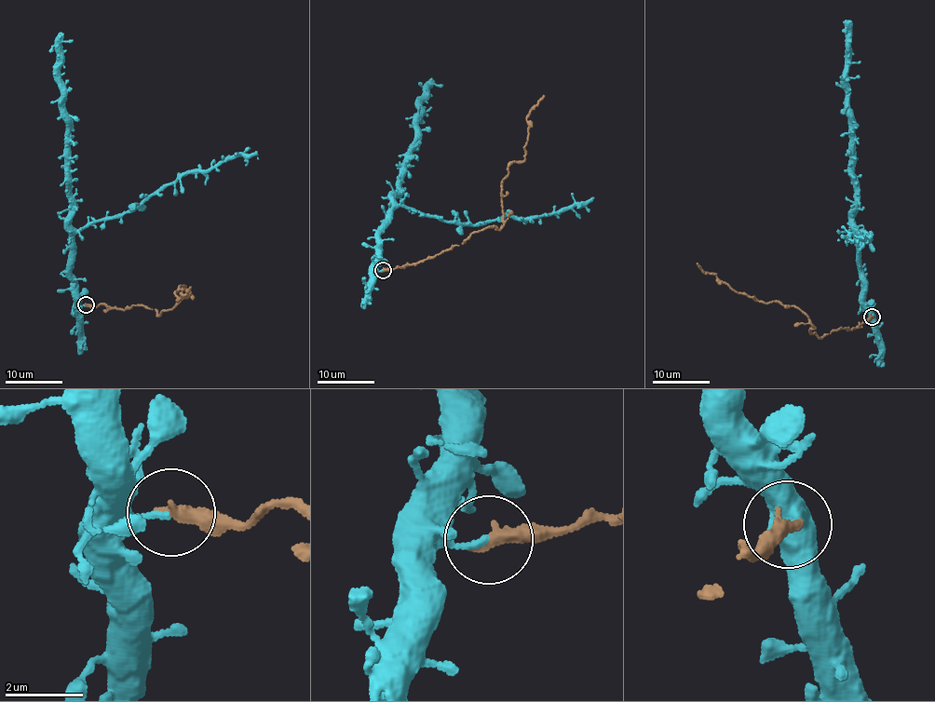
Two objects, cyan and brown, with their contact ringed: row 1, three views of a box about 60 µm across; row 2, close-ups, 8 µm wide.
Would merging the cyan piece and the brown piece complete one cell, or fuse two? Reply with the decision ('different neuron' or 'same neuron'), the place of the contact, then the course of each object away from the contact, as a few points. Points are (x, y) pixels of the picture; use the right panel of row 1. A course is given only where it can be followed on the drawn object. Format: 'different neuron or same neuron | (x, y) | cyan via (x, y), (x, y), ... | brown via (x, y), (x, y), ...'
different neuron | (872, 317) | cyan via (872, 317), (865, 301), (859, 228), (853, 219), (853, 114), (848, 101), (846, 32) | brown via (872, 317), (852, 330), (819, 337), (811, 334), (814, 327), (793, 305), (735, 291), (697, 263)

